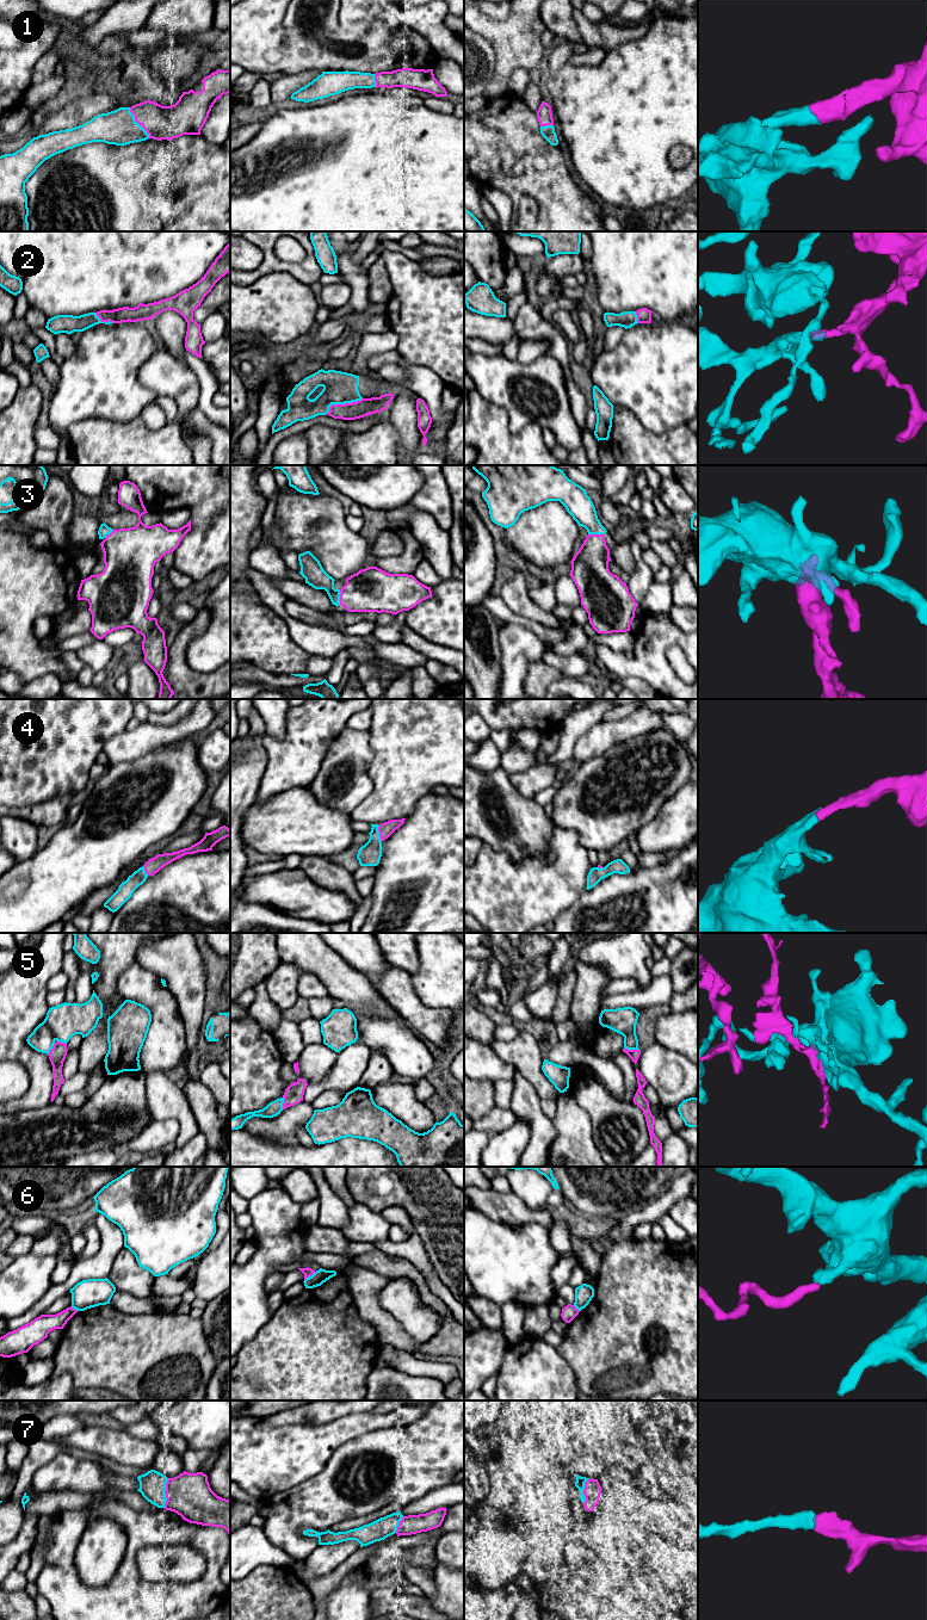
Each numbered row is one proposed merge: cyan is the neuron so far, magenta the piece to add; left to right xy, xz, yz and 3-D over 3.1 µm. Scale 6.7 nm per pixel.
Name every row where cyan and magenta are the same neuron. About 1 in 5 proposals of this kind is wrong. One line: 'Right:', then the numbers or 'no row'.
Right: 1, 2, 3, 4, 5, 7

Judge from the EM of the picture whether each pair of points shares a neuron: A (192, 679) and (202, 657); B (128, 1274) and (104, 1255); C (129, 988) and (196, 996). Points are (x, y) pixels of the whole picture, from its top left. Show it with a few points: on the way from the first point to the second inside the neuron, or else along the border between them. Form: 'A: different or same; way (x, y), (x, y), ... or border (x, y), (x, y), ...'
A: different; border (186, 647), (191, 668), (217, 669)
B: different; border (124, 1247), (116, 1256), (112, 1268), (106, 1277)
C: different; border (166, 987), (173, 995), (179, 1015), (183, 1019)

